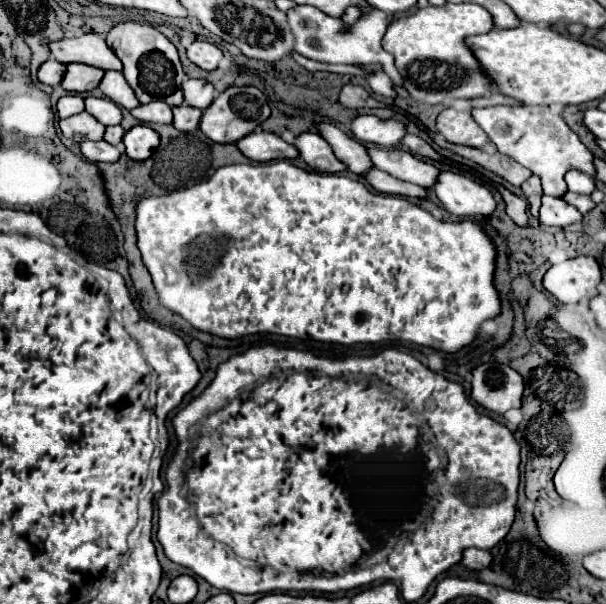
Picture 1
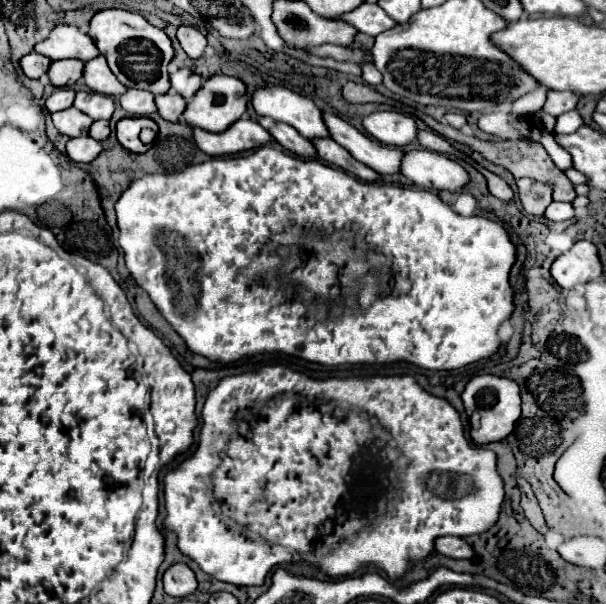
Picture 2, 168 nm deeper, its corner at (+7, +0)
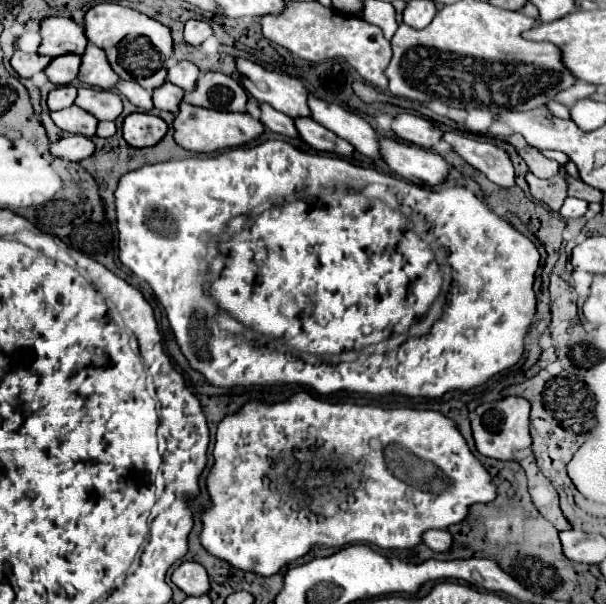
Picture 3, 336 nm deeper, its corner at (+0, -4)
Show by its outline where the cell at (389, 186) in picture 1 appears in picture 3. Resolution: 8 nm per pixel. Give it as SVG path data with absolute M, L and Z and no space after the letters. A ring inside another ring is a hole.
M299 118L295 120L295 128L299 136L317 152L327 152L327 154L337 154L349 158L353 154L353 146L347 144L347 140L335 136L331 130L323 128L319 122L313 118Z

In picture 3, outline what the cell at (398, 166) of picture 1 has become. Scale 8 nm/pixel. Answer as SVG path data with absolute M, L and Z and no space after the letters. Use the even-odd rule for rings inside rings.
M309 94L309 108L313 120L335 132L339 138L347 140L355 150L369 158L379 158L377 134L359 114L349 112L341 104L329 104L313 94Z

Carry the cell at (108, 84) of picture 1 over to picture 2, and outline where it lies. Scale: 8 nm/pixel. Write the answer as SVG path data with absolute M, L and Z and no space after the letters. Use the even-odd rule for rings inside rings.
M98 56L84 64L84 82L92 92L106 96L122 96L128 90L124 84L120 84L120 80L116 80L116 76L112 76L112 70L108 68L104 56Z

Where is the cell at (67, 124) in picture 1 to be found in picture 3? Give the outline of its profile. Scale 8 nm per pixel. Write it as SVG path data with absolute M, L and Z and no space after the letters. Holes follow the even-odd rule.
M75 104L69 108L63 108L59 112L51 112L51 118L61 130L65 130L69 134L81 134L87 138L91 138L95 134L95 128L97 128L95 116L81 110Z

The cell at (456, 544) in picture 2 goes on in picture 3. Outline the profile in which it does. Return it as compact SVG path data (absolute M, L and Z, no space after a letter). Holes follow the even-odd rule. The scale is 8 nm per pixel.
M427 530L423 532L423 544L429 546L433 552L445 552L451 548L451 534L447 530Z

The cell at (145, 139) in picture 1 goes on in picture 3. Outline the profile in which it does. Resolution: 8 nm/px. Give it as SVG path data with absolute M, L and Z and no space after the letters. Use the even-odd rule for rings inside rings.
M133 112L123 120L123 138L129 146L155 146L167 134L167 124L159 116Z

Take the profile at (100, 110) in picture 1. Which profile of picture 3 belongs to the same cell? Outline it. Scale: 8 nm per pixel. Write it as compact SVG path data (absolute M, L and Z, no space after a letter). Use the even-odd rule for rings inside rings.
M81 86L77 90L75 104L97 120L115 120L121 114L121 98L115 90L97 90L89 86Z

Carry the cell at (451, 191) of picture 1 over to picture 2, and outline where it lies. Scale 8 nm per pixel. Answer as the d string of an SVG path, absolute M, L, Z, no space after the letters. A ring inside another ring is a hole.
M408 150L402 174L424 190L462 192L470 184L470 174L458 162L430 150Z

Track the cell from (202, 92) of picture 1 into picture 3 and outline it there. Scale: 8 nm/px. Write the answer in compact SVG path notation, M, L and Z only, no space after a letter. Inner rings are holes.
M177 62L167 76L173 84L177 84L179 88L183 88L185 92L191 92L191 88L195 88L195 82L199 78L199 68L193 62Z

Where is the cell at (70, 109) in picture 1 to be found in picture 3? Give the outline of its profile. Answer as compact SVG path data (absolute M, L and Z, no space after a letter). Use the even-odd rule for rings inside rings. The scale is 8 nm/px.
M71 84L69 86L59 86L59 88L49 92L47 106L49 106L49 110L63 110L63 108L73 104L75 96L77 96L77 90Z

